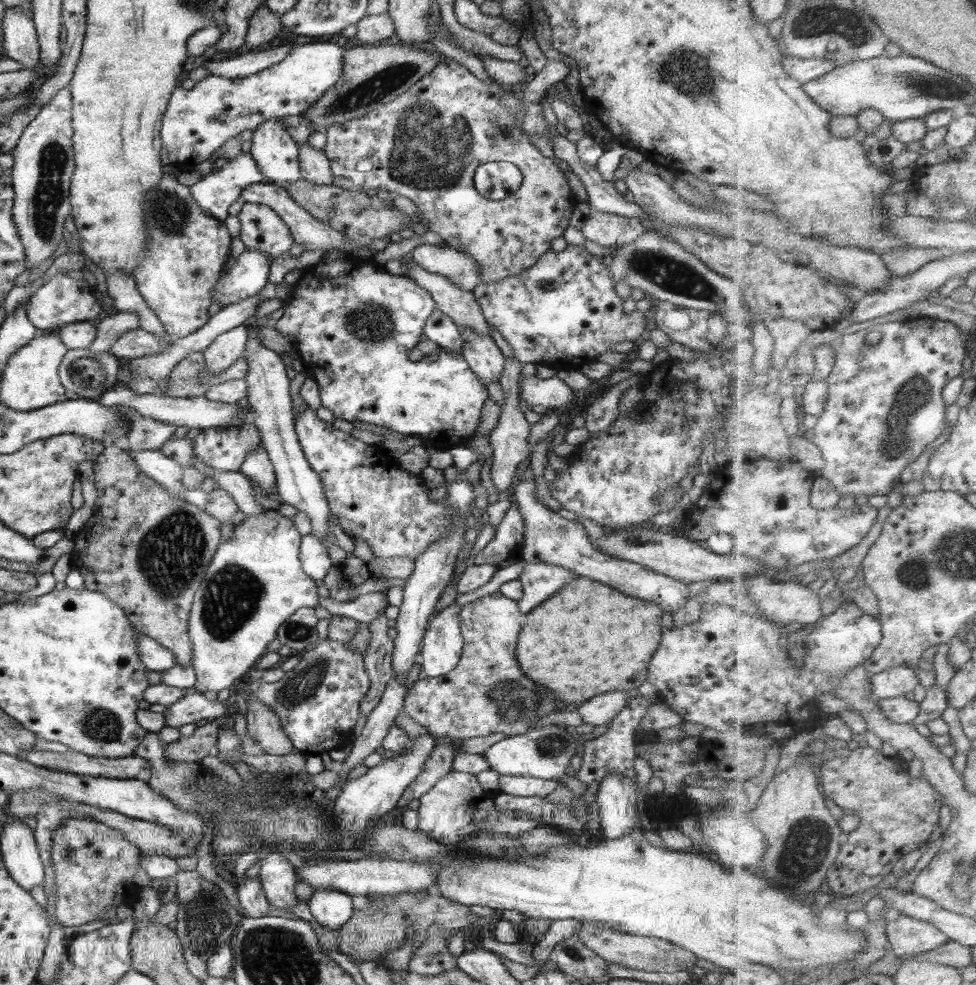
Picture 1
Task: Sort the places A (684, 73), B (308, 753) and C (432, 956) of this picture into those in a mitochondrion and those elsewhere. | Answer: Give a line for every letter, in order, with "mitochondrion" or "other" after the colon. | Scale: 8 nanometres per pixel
A: mitochondrion
B: other
C: mitochondrion

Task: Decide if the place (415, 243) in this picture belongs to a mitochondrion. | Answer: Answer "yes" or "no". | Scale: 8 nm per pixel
no

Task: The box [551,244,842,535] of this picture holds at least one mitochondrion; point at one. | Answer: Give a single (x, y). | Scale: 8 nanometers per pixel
(667, 272)

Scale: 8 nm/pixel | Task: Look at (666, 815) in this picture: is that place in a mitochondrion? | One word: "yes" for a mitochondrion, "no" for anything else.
no

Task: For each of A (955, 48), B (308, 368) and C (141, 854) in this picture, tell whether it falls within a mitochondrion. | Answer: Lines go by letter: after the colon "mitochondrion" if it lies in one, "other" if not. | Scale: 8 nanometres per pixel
A: other
B: other
C: other

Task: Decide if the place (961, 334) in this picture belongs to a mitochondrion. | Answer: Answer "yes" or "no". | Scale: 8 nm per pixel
no

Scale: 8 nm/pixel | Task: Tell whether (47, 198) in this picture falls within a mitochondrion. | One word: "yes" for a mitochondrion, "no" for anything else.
yes

